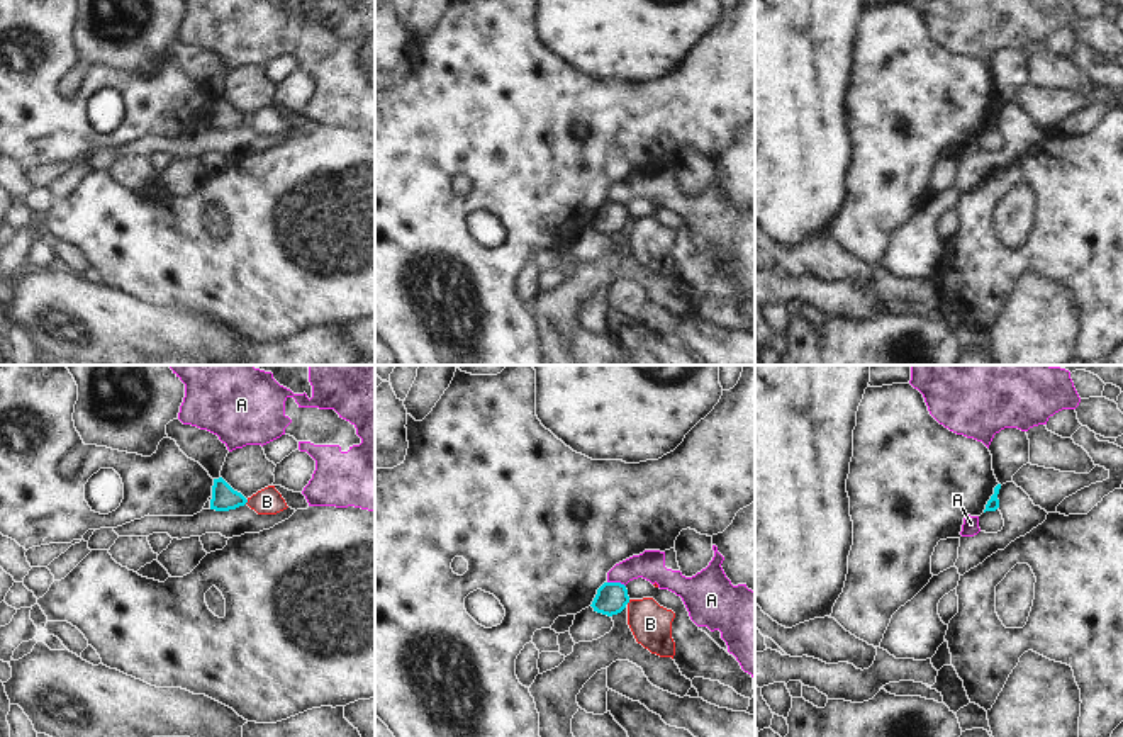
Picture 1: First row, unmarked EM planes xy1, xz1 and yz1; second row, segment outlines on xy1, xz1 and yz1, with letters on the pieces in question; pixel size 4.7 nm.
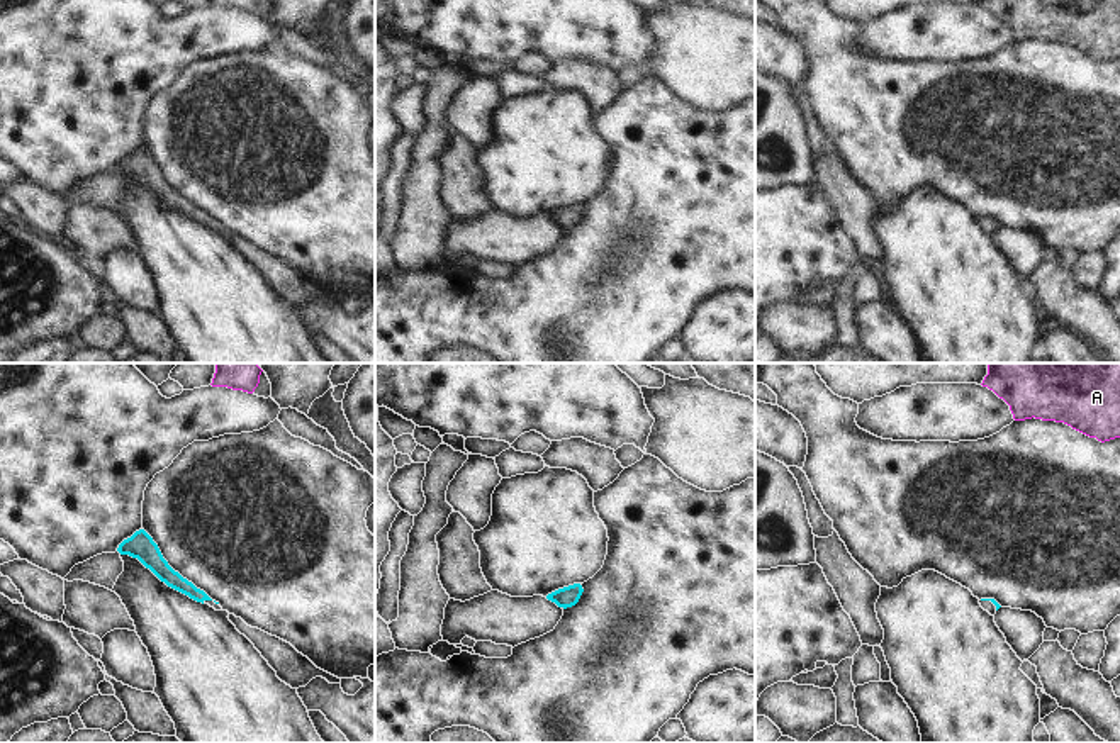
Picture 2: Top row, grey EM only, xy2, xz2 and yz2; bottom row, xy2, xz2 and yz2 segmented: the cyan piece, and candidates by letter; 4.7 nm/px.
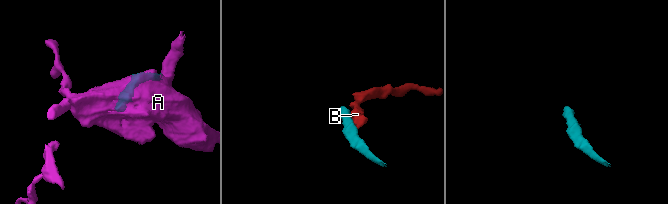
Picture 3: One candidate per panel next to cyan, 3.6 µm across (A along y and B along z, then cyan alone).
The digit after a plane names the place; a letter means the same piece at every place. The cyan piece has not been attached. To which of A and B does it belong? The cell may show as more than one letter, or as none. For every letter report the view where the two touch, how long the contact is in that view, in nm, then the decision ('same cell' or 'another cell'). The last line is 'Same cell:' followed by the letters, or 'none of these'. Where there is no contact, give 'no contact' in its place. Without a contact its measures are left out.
A: contact in xz1; length 90 nm; another cell
B: contact in xy1; length 30 nm; another cell
Same cell: none of these

